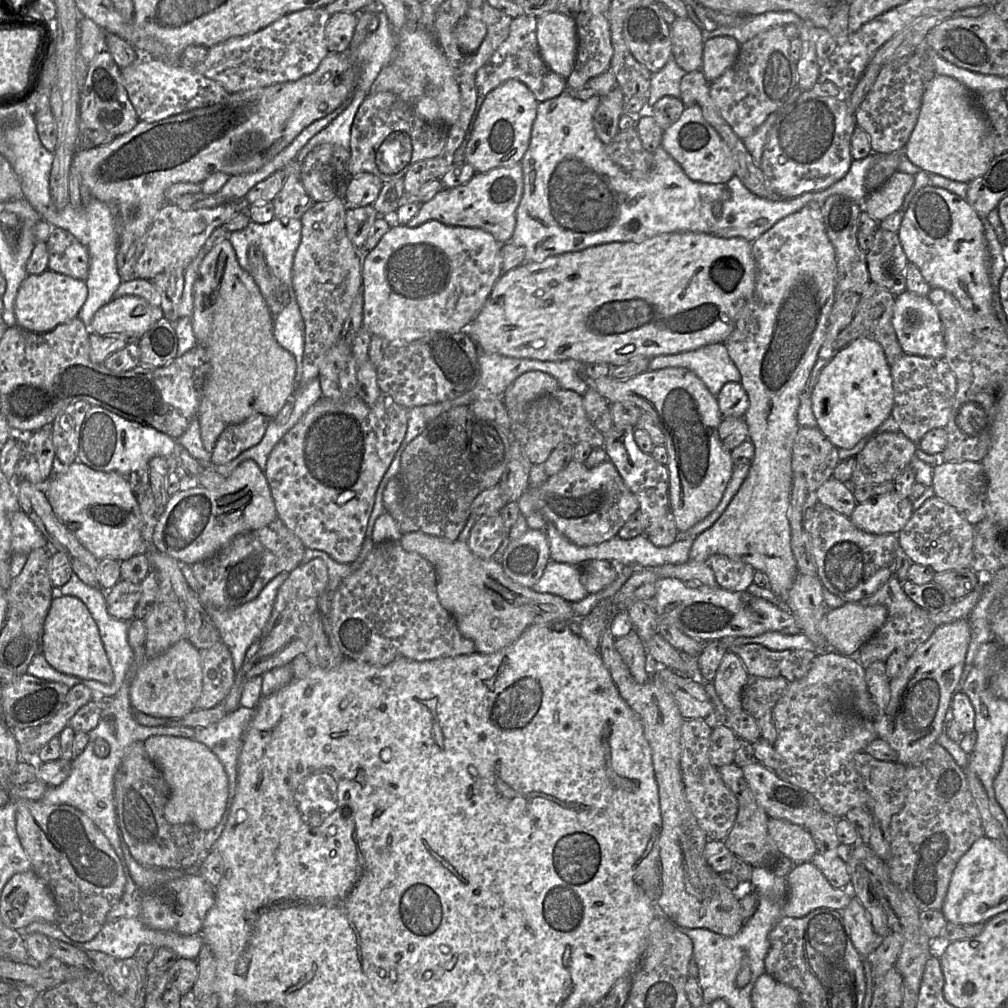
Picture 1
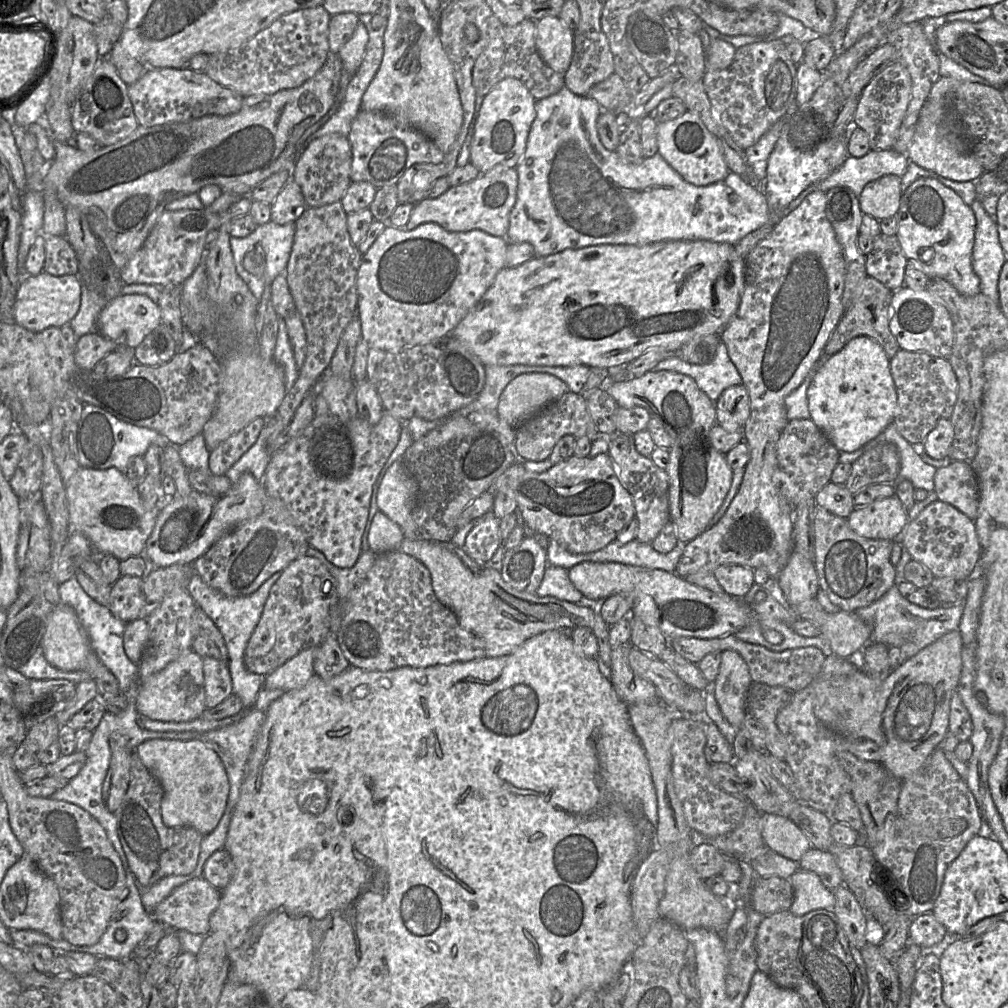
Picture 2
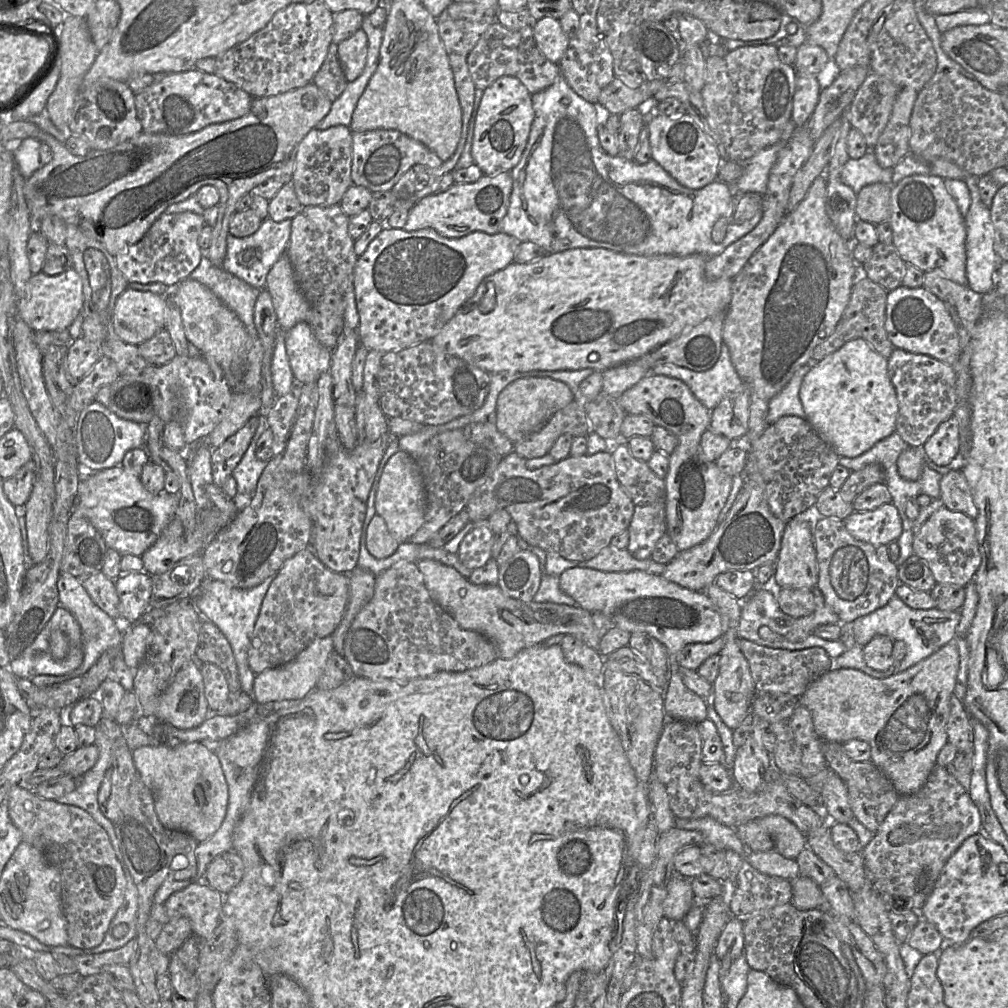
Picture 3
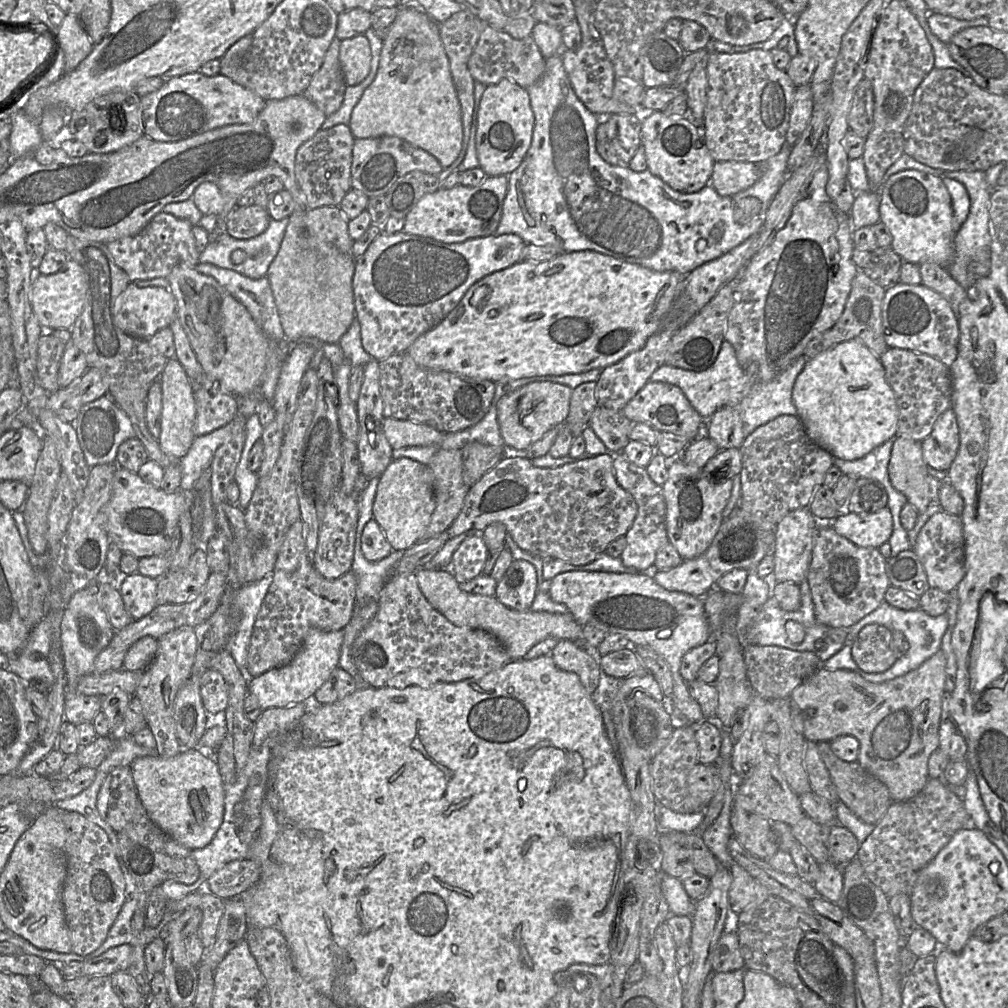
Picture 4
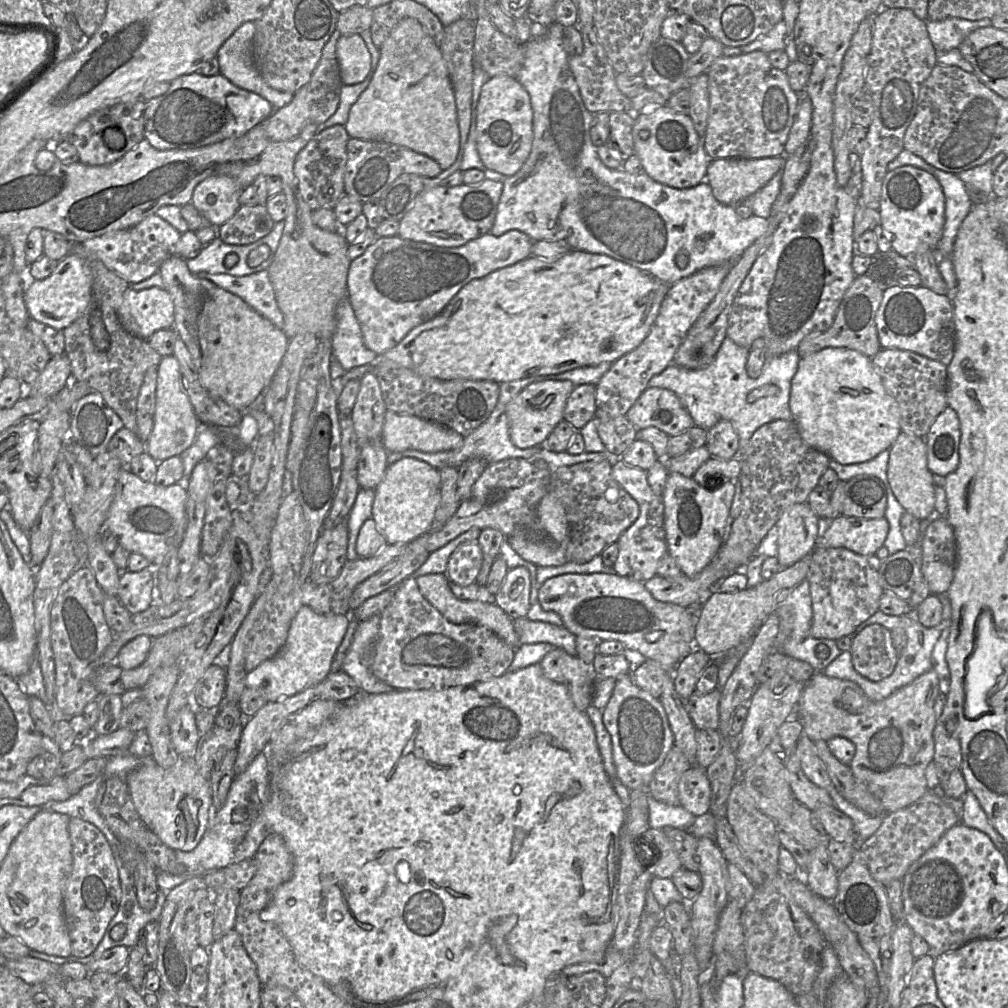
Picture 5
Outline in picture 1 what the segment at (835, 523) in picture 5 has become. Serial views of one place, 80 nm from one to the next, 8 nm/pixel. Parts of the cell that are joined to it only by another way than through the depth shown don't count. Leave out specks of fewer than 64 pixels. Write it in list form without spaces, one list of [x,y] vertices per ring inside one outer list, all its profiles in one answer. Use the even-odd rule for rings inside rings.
[[[892,491],[857,503],[850,520],[867,533],[898,535],[914,512],[912,504],[910,498]]]

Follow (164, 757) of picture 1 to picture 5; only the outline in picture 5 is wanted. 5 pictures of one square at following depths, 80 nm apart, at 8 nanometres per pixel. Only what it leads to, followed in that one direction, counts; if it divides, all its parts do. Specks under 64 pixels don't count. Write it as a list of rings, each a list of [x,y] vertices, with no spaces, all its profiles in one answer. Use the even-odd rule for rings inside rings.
[[[192,757],[183,758],[172,767],[164,769],[149,764],[133,771],[126,777],[135,809],[144,825],[155,833],[160,840],[174,851],[193,851],[204,837],[209,827],[209,810],[213,806],[211,786],[198,771]]]

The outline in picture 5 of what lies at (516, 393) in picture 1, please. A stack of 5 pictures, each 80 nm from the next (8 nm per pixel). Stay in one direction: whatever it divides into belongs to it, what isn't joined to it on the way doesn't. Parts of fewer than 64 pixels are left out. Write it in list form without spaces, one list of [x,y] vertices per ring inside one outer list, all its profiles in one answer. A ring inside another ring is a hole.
[[[542,381],[518,393],[506,406],[512,443],[520,449],[544,444],[550,432],[563,420],[565,404],[574,387],[570,381]]]

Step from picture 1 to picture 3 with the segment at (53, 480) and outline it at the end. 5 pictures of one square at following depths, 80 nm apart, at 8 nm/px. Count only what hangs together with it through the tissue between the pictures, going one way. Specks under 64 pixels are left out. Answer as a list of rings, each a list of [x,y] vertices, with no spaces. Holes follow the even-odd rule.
[[[118,465],[97,472],[85,472],[79,481],[74,509],[79,509],[81,515],[87,518],[99,531],[108,548],[115,549],[121,555],[142,556],[157,541],[163,529],[176,516],[178,504],[178,493],[169,494],[163,490],[159,494],[152,494],[144,488],[138,476],[130,474]]]

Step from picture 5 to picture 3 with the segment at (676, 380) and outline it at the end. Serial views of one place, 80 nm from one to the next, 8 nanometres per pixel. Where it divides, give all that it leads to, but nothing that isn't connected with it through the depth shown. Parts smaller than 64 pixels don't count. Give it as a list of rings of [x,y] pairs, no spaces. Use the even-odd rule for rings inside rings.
[[[724,342],[716,364],[709,370],[697,372],[674,364],[662,364],[654,367],[650,373],[683,381],[711,411],[725,397],[739,391],[745,384],[737,373],[728,346]],[[810,360],[806,365],[797,370],[783,390],[770,400],[767,415],[768,423],[775,423],[783,416],[806,418],[799,396],[800,388],[805,376],[816,363],[814,360]]]

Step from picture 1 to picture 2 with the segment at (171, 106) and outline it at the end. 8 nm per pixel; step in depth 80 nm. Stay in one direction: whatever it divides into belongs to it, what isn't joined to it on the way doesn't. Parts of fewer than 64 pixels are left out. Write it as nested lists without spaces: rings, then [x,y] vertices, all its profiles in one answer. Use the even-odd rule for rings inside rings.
[[[189,67],[147,68],[139,80],[128,86],[128,96],[138,124],[144,127],[186,122],[206,115],[231,115],[241,109],[244,98],[238,92],[215,82],[206,73]]]

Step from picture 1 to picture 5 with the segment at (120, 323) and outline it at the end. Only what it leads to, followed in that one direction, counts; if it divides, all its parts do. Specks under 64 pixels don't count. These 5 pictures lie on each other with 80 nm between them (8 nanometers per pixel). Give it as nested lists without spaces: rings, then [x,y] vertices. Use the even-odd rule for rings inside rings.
[[[157,287],[140,291],[128,288],[117,314],[127,332],[144,340],[157,331],[174,327],[173,299],[167,290]]]

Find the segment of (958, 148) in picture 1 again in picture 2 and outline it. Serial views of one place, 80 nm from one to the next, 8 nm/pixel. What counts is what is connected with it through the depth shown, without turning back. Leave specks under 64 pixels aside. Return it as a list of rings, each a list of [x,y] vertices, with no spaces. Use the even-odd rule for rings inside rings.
[[[926,100],[923,104],[916,123],[914,135],[905,154],[908,159],[922,168],[933,171],[938,175],[958,182],[975,182],[984,172],[980,162],[969,151],[958,151],[942,134],[938,132],[939,119],[944,113],[949,113],[949,105],[945,100]]]

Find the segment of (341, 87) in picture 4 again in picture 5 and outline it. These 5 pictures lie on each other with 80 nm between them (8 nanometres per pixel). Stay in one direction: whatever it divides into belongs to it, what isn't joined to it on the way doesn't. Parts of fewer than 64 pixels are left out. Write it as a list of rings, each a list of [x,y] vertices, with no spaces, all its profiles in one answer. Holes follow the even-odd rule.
[[[336,29],[323,47],[320,60],[310,81],[294,93],[290,103],[274,109],[271,115],[261,122],[270,139],[278,142],[291,140],[297,137],[307,125],[321,125],[335,113],[343,85],[336,54],[337,42],[341,36],[339,30]]]

